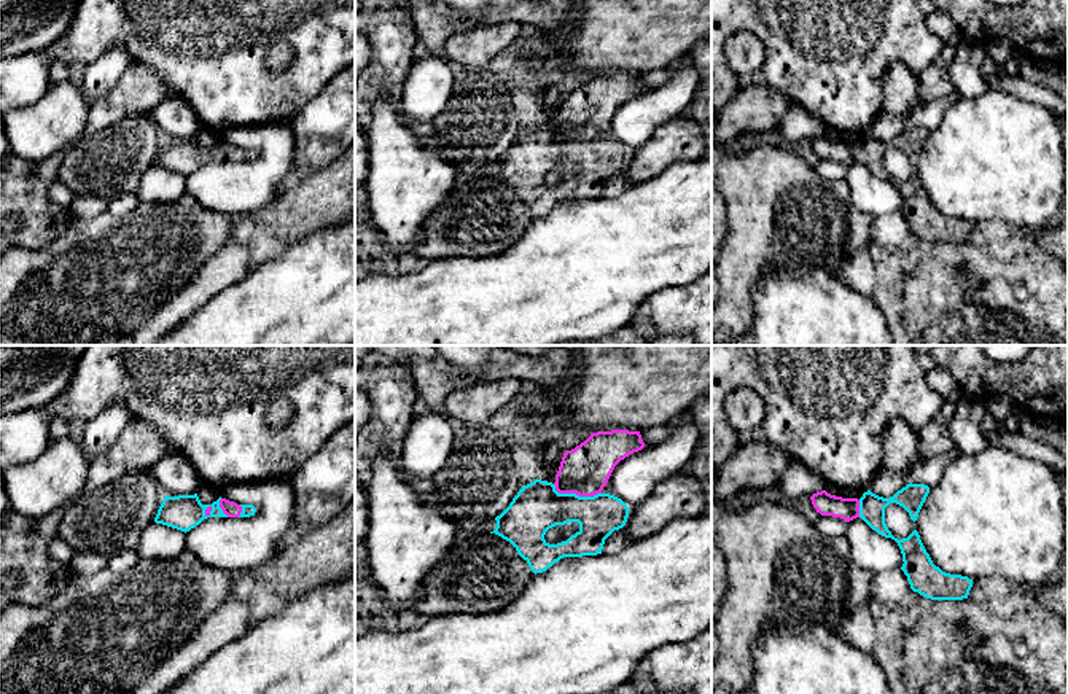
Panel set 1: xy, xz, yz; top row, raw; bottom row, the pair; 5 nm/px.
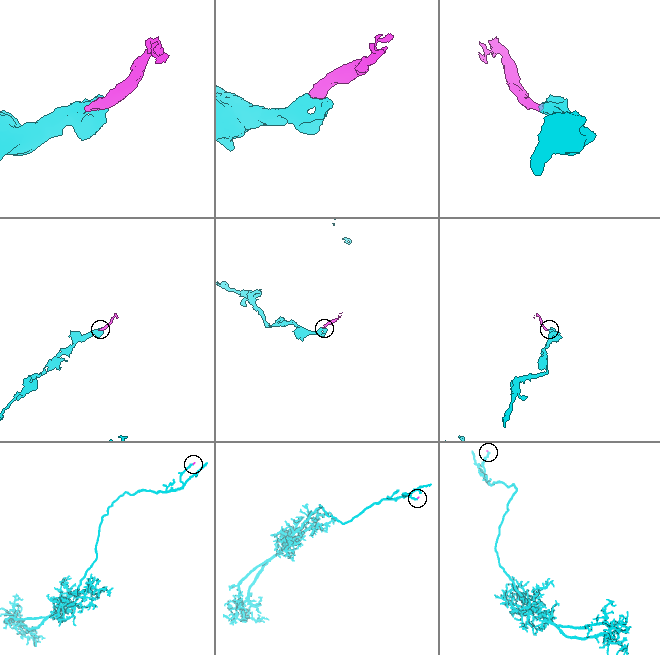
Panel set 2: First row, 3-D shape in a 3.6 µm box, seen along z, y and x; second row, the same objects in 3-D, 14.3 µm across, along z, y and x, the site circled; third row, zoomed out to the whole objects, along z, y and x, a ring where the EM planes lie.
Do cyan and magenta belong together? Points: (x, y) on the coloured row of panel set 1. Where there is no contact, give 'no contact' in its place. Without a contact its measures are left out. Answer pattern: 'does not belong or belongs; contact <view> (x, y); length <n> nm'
belongs; contact xz (575, 494); length 260 nm

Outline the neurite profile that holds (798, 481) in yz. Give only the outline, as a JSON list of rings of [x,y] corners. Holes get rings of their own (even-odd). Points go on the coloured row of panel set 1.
[[[797,460],[789,462],[788,470],[778,482],[785,501],[812,497],[813,493],[824,490],[824,487],[826,482]]]

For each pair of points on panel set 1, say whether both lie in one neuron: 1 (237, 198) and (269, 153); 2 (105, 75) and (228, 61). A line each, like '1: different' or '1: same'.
1: same
2: different

